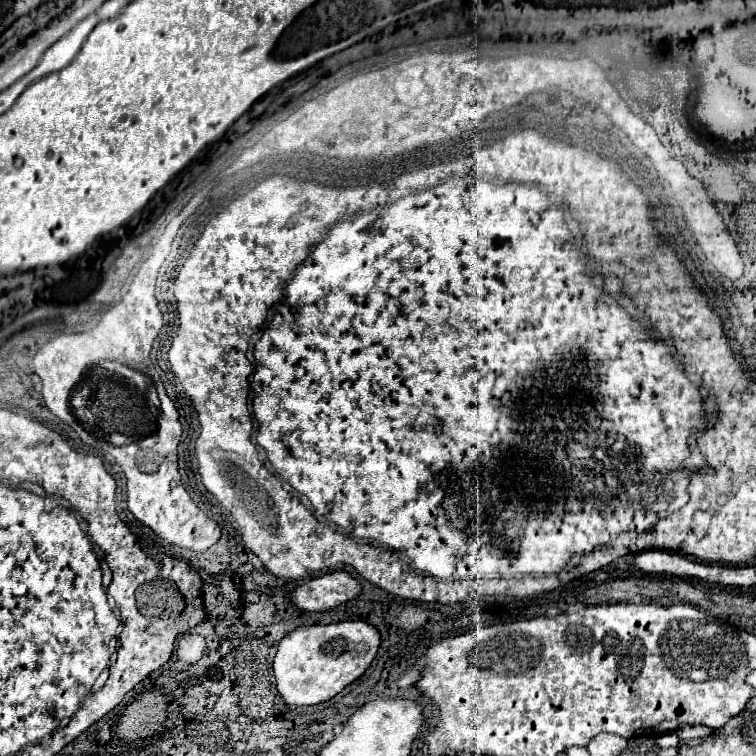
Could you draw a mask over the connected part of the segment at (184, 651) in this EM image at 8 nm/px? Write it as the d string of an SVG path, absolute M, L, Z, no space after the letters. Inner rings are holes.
M185 633L185 635L179 637L177 657L185 663L197 663L203 655L203 649L205 649L205 639L201 635Z

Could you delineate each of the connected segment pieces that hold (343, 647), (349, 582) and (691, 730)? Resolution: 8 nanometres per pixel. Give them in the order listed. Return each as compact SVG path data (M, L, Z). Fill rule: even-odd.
M341 621L335 625L309 625L309 627L299 627L285 635L279 643L273 669L277 677L277 689L287 705L317 705L323 701L333 699L335 695L341 693L349 683L359 679L367 667L371 665L377 649L379 649L379 631L369 625L367 621Z
M335 571L299 585L289 593L289 601L299 611L325 611L355 599L359 593L361 585L347 571Z
M685 725L685 727L679 727L677 729L677 735L685 741L685 739L701 739L701 737L707 737L711 735L713 729L705 727L705 725Z

